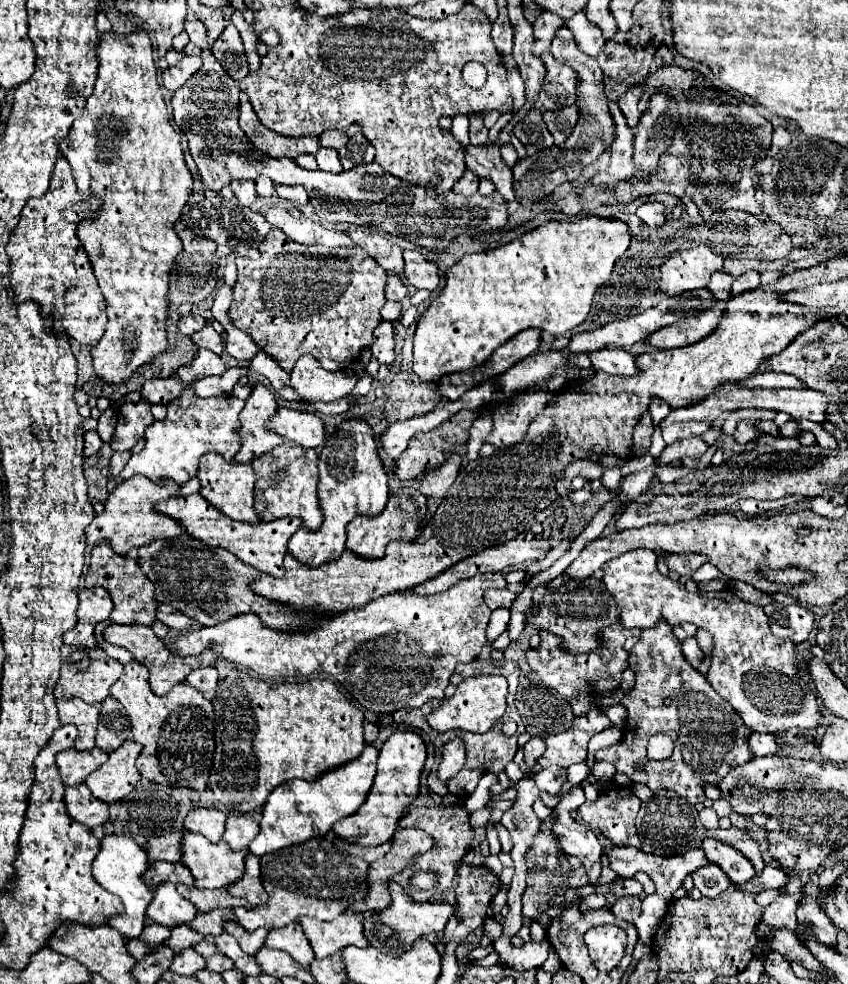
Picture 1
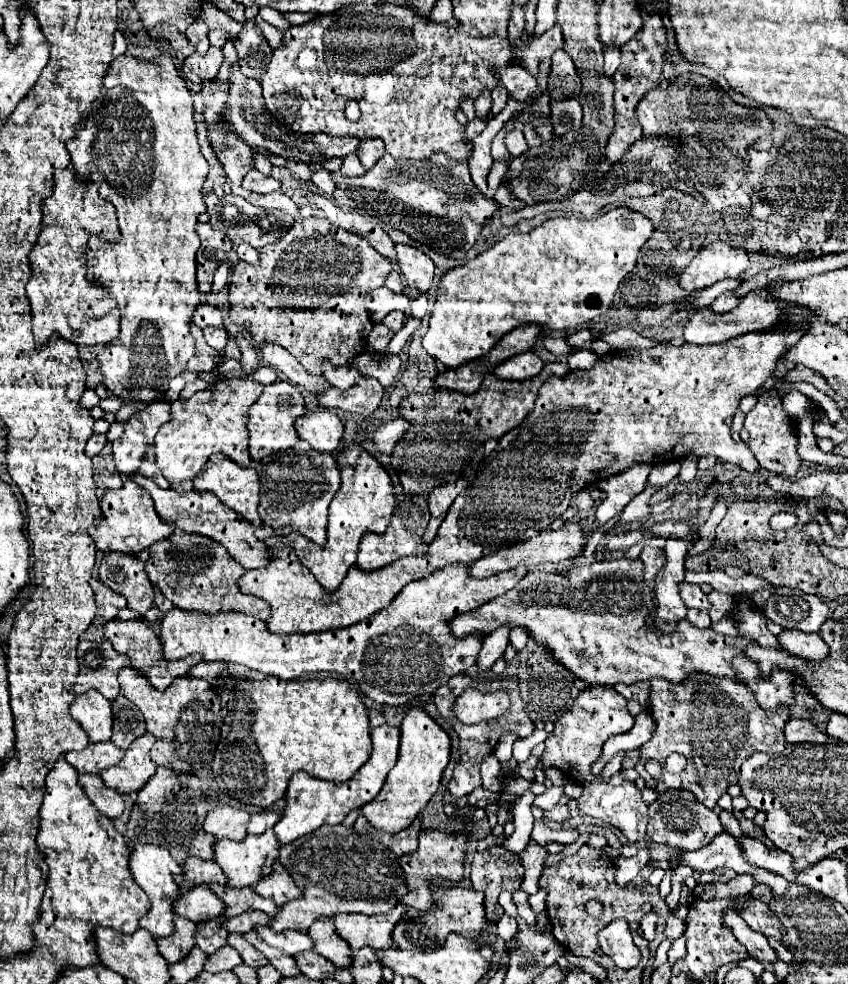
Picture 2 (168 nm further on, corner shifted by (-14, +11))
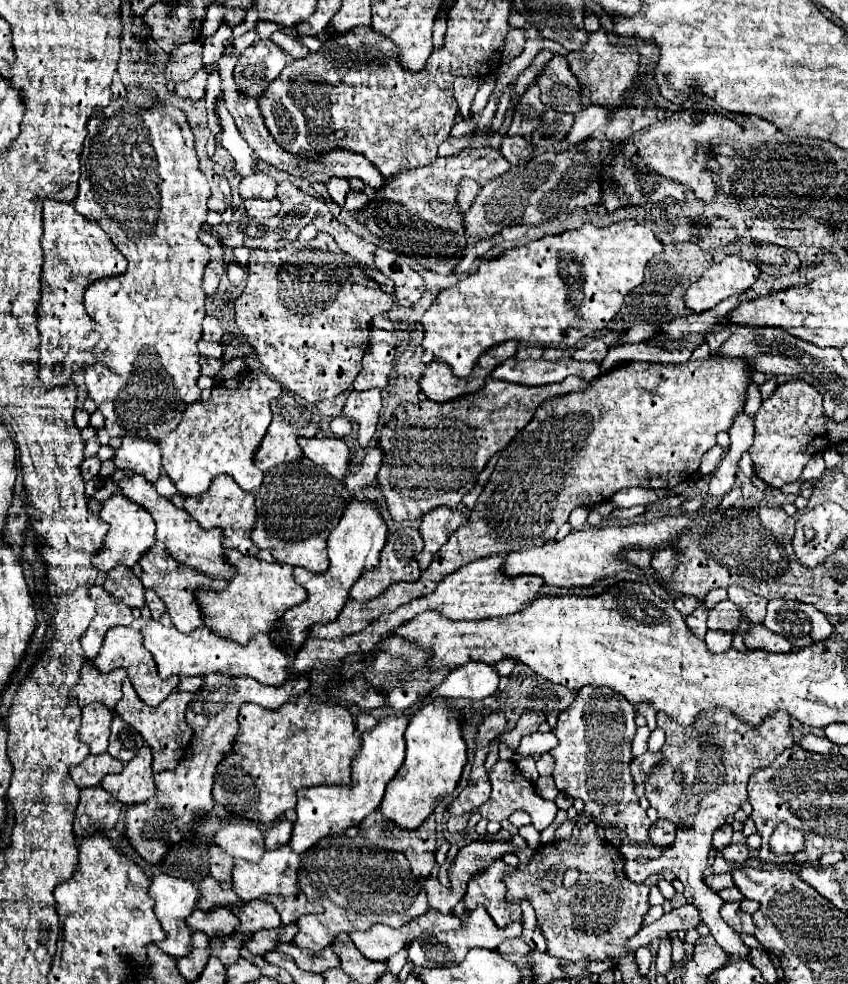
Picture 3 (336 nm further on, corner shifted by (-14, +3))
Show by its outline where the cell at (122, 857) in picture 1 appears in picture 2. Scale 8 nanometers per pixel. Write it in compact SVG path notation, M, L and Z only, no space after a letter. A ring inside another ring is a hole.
M136 842L130 858L128 858L128 868L132 872L132 878L136 880L136 884L148 894L150 898L150 910L146 912L146 916L142 916L140 920L140 928L148 930L154 938L162 938L162 936L170 936L170 930L174 930L174 910L172 910L172 902L178 898L180 890L178 884L174 882L174 874L182 874L180 864L170 856L170 852L162 846L156 844L142 844Z

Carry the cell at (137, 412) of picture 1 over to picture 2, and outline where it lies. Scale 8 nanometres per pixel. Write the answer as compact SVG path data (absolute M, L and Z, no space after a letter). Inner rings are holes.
M152 402L146 410L136 412L126 420L124 434L112 442L114 462L118 472L132 474L140 466L140 458L148 444L154 442L158 428L170 420L170 402Z

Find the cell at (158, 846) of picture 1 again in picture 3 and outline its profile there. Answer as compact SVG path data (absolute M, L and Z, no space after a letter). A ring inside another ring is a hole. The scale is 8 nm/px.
M212 846L210 848L210 876L220 880L220 882L232 882L232 868L236 864L236 860L226 854L220 846Z

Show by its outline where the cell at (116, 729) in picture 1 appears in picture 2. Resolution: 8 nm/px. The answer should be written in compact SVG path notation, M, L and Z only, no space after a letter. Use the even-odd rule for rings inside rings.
M122 694L112 702L112 712L114 712L112 742L118 748L126 750L132 744L132 740L144 734L144 722L140 718L138 708Z

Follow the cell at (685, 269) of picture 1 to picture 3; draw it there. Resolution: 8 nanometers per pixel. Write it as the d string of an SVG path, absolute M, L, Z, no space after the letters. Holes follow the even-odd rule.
M726 256L720 264L708 268L698 282L690 284L684 296L686 308L692 312L706 312L734 294L744 294L758 276L760 268L754 262Z

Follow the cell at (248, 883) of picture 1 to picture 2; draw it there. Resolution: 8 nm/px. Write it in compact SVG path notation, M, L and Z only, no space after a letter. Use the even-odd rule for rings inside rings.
M276 860L272 864L272 872L268 876L264 876L258 884L252 886L254 892L258 892L262 898L270 898L276 902L276 906L282 906L290 900L296 900L298 896L302 896L300 888L292 882L290 874L286 872L286 868L282 868L282 864Z

